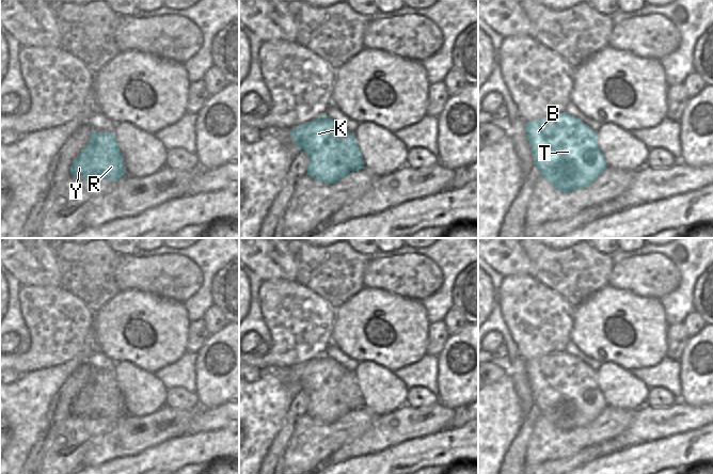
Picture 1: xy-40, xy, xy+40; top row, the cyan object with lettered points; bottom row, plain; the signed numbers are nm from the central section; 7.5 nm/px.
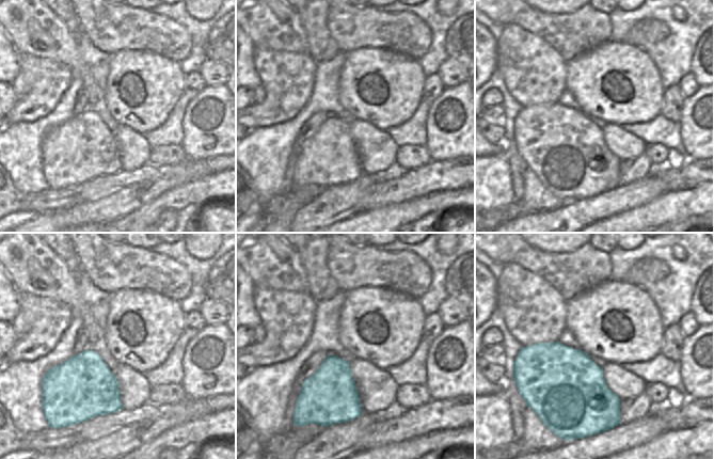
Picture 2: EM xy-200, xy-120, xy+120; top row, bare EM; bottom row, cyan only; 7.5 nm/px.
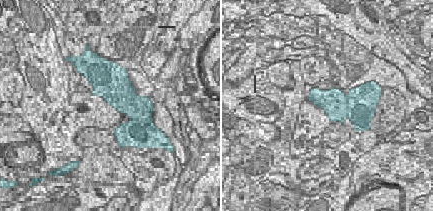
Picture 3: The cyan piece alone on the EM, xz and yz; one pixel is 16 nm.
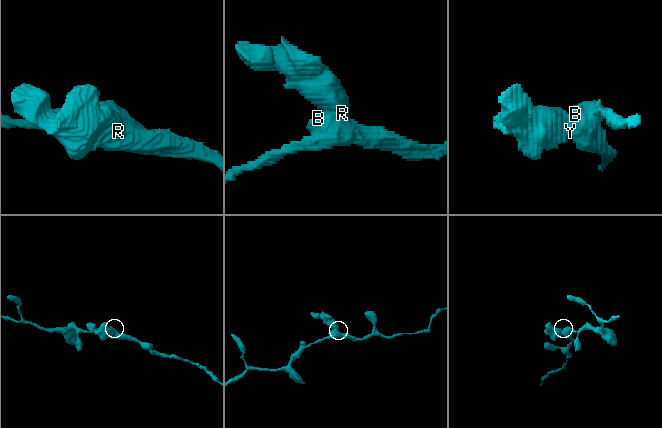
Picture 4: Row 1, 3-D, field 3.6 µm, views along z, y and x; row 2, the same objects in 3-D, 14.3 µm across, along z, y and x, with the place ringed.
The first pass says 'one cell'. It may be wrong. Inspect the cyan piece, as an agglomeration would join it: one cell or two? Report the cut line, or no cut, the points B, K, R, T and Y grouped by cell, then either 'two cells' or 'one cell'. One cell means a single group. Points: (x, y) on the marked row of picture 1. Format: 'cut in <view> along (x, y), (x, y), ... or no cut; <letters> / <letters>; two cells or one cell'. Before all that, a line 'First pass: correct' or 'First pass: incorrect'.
First pass: incorrect
cut in xy along (352, 136), (348, 136), (337, 148), (337, 160), (349, 171); B K T / R Y; two cells

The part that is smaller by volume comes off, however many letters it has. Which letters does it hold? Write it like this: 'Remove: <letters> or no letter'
Remove: R, Y

